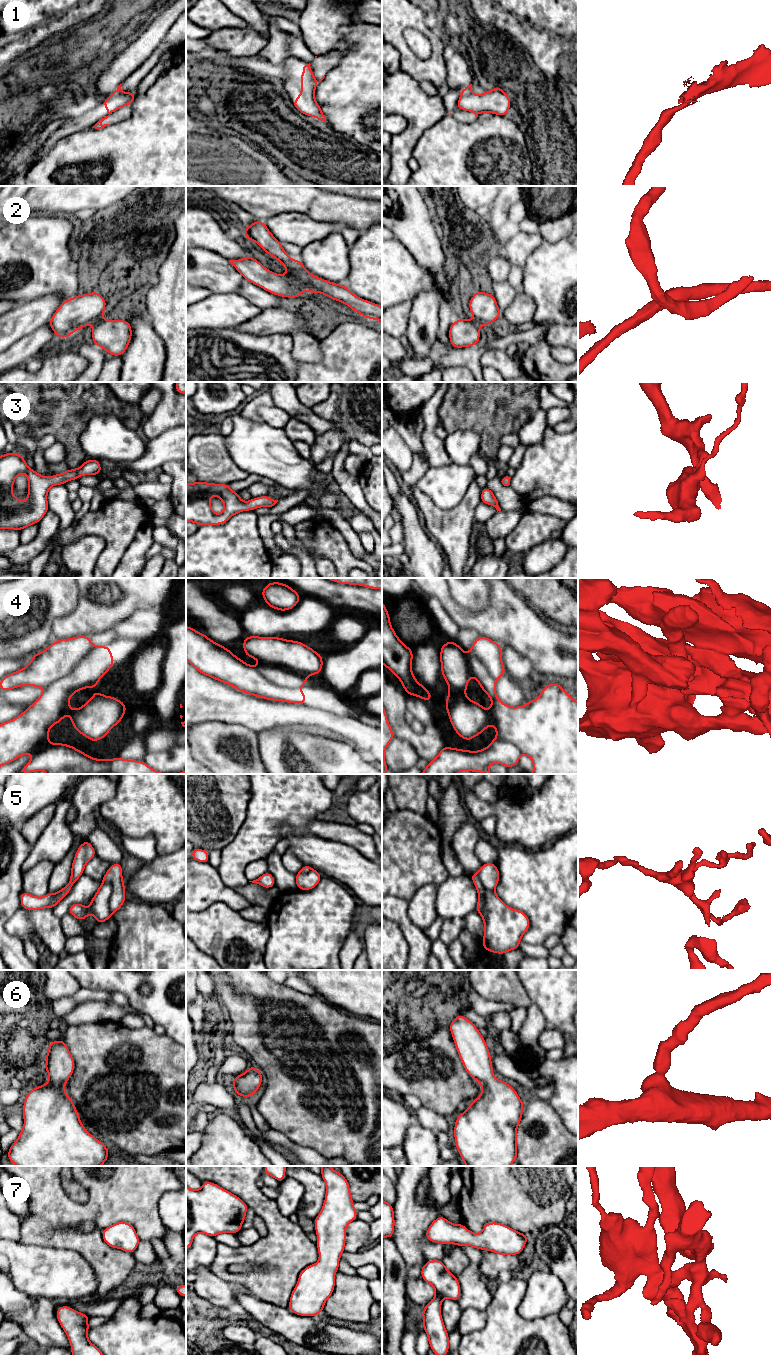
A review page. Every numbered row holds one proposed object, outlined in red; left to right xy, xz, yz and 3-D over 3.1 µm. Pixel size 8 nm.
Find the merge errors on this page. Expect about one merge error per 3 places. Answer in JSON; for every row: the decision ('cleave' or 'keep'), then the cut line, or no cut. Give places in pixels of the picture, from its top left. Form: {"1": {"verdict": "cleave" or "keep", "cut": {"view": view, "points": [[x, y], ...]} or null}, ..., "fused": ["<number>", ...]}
{"1": {"verdict": "cleave", "cut": {"view": "yz", "points": [[457, 104], [460, 108]]}}, "2": {"verdict": "keep", "cut": null}, "3": {"verdict": "keep", "cut": null}, "4": {"verdict": "keep", "cut": null}, "5": {"verdict": "cleave", "cut": {"view": "xy", "points": [[102, 882], [108, 882], [111, 886], [109, 909], [112, 914]]}}, "6": {"verdict": "keep", "cut": null}, "7": {"verdict": "keep", "cut": null}, "fused": ["1", "5"]}

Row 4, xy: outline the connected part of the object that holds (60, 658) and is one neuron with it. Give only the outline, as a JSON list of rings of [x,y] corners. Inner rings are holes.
[[[80,635],[80,636],[76,636],[76,637],[68,638],[68,639],[58,639],[57,641],[55,641],[51,645],[49,645],[48,648],[45,649],[44,651],[35,653],[32,656],[31,662],[28,663],[24,668],[22,668],[19,671],[16,671],[16,672],[13,672],[13,673],[10,673],[10,674],[4,676],[0,680],[0,690],[1,690],[1,692],[11,690],[11,689],[14,689],[14,688],[17,688],[17,687],[21,687],[21,686],[26,686],[26,685],[43,688],[44,692],[32,705],[28,706],[23,713],[21,713],[20,715],[18,715],[16,718],[14,718],[12,720],[9,720],[9,721],[6,721],[6,722],[0,724],[0,767],[13,762],[14,760],[18,759],[20,756],[27,755],[27,754],[33,754],[34,757],[24,766],[24,768],[21,770],[21,772],[24,772],[26,774],[29,774],[29,773],[34,772],[34,771],[45,771],[47,774],[108,774],[108,773],[114,773],[114,774],[171,774],[171,773],[160,773],[160,772],[154,770],[153,768],[151,768],[150,766],[148,766],[144,761],[127,760],[127,759],[123,759],[119,756],[116,756],[112,760],[97,759],[97,758],[93,758],[93,757],[88,756],[86,753],[78,750],[77,748],[75,748],[75,747],[73,747],[69,744],[64,744],[64,743],[53,744],[53,743],[49,742],[49,729],[52,726],[54,726],[55,724],[61,723],[61,720],[66,717],[67,712],[69,713],[69,716],[71,718],[71,723],[72,723],[74,729],[78,733],[80,733],[84,737],[88,738],[92,742],[102,740],[115,725],[121,723],[122,717],[124,715],[126,715],[126,704],[124,702],[116,699],[113,696],[105,696],[100,692],[94,691],[91,699],[89,701],[87,701],[85,704],[83,704],[80,708],[72,709],[69,705],[70,697],[74,693],[76,693],[76,692],[78,692],[82,689],[85,689],[85,688],[92,688],[93,689],[96,685],[98,685],[99,679],[104,677],[104,675],[114,665],[114,662],[115,662],[115,660],[114,660],[113,655],[111,653],[111,649],[108,647],[108,645],[96,647],[91,642],[91,640],[89,639],[88,636]]]

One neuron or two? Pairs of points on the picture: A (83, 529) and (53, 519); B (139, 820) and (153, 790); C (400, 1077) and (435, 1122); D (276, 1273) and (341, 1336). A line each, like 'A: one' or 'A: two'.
A: two
B: one
C: two
D: two

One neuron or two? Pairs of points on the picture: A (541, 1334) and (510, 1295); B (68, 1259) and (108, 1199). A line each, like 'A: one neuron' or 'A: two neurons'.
A: one neuron
B: two neurons

